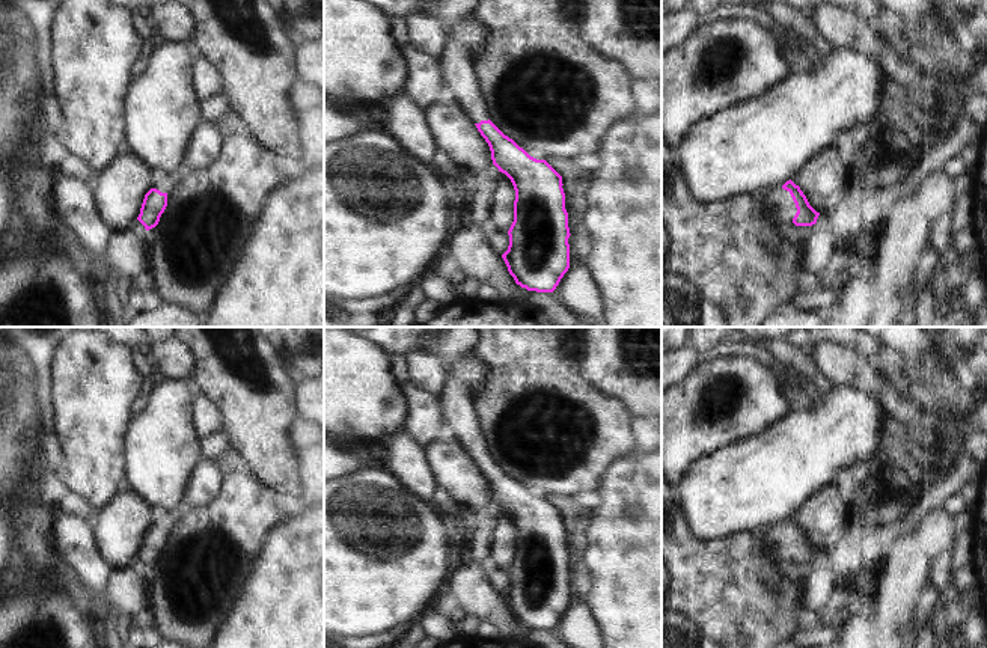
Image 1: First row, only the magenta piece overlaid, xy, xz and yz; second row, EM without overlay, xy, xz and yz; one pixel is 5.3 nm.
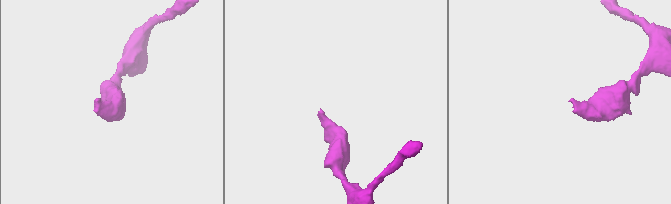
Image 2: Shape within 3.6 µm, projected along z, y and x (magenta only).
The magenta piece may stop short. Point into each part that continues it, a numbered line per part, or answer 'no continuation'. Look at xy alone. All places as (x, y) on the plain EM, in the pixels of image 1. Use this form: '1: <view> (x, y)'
no continuation

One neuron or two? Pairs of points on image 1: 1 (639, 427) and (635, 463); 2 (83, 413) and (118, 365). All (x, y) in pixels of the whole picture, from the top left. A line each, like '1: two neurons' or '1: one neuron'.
1: two neurons
2: one neuron

